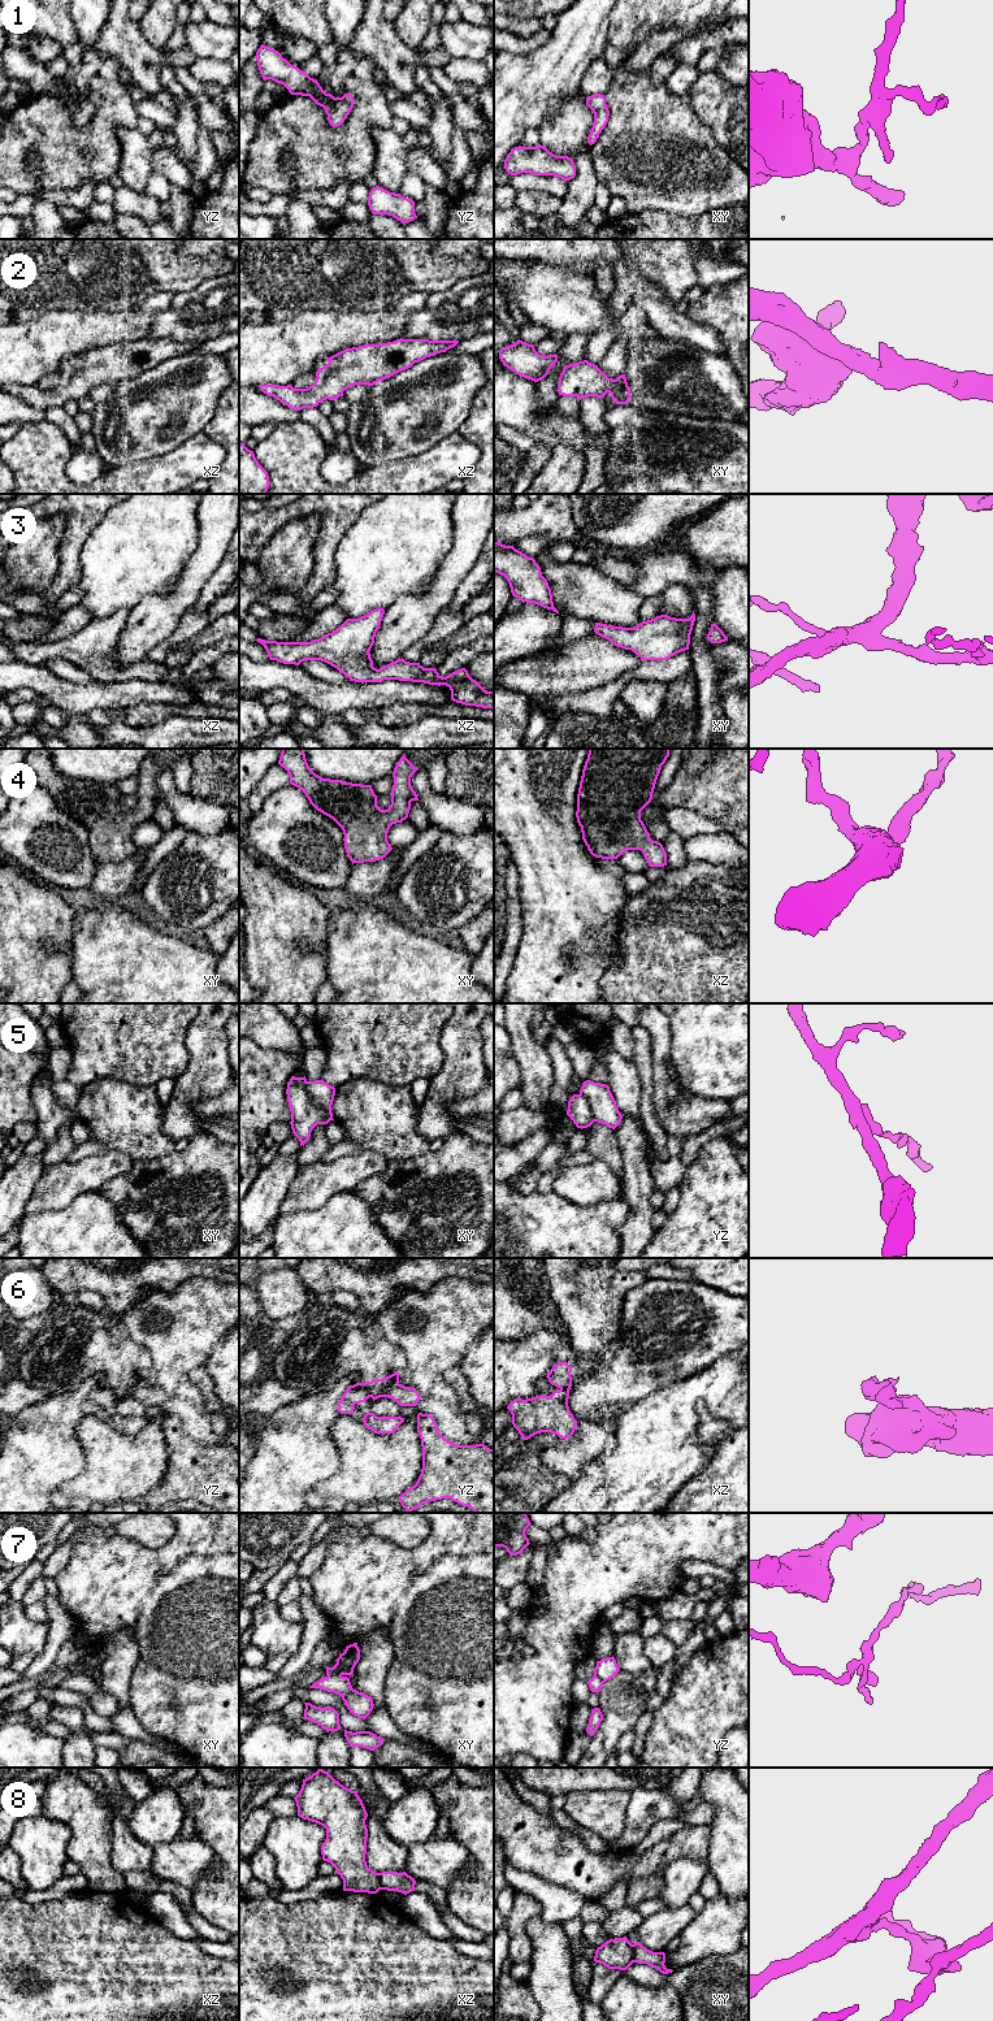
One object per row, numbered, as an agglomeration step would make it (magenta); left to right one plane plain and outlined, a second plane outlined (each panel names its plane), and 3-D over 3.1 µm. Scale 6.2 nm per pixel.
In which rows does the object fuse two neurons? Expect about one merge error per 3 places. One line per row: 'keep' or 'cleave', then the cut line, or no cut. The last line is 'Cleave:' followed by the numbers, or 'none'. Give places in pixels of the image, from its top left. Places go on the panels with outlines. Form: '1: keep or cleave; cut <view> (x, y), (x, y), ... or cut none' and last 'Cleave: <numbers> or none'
1: keep; cut none
2: keep; cut none
3: keep; cut none
4: keep; cut none
5: cleave; cut xy (306, 1081), (308, 1094), (324, 1110), (329, 1120)
6: cleave; cut yz (358, 1383), (371, 1396)
7: cleave; cut xy (328, 1674), (341, 1675)
8: cleave; cut xy (632, 1944), (634, 1961)
Cleave: 5, 6, 7, 8

